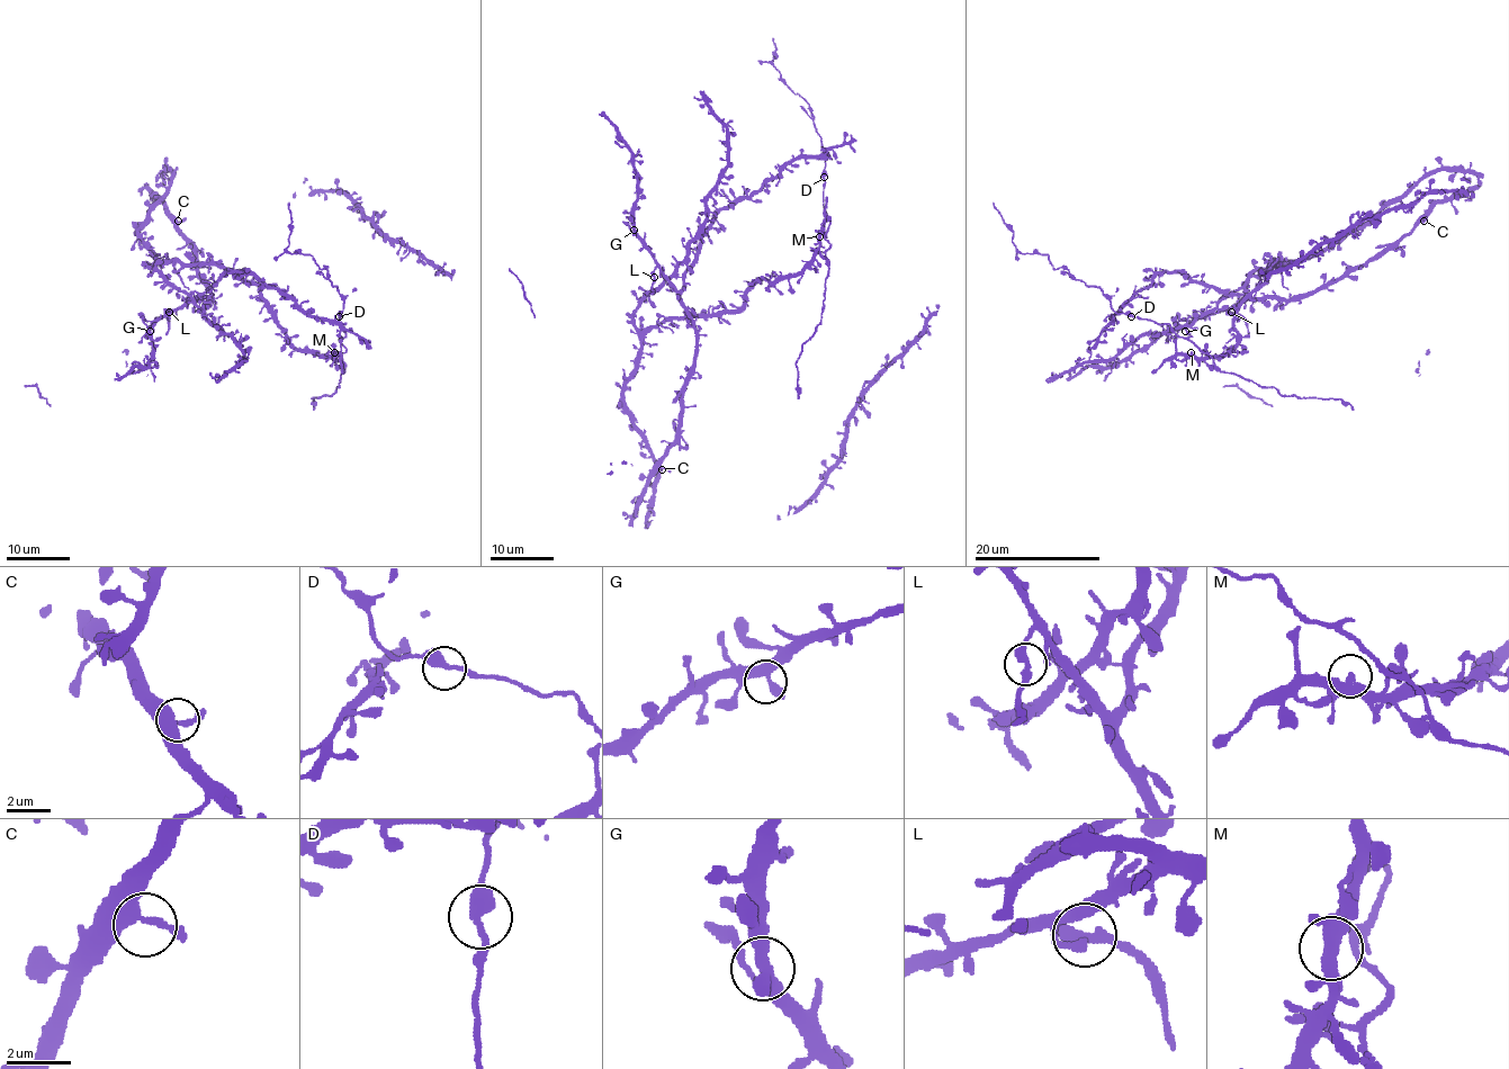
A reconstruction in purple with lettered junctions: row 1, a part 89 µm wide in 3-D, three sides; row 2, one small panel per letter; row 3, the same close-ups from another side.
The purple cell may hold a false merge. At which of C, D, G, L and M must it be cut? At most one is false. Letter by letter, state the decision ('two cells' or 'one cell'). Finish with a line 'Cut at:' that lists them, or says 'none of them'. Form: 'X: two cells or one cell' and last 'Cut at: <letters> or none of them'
C: one cell
D: one cell
G: one cell
L: two cells
M: one cell
Cut at: L

